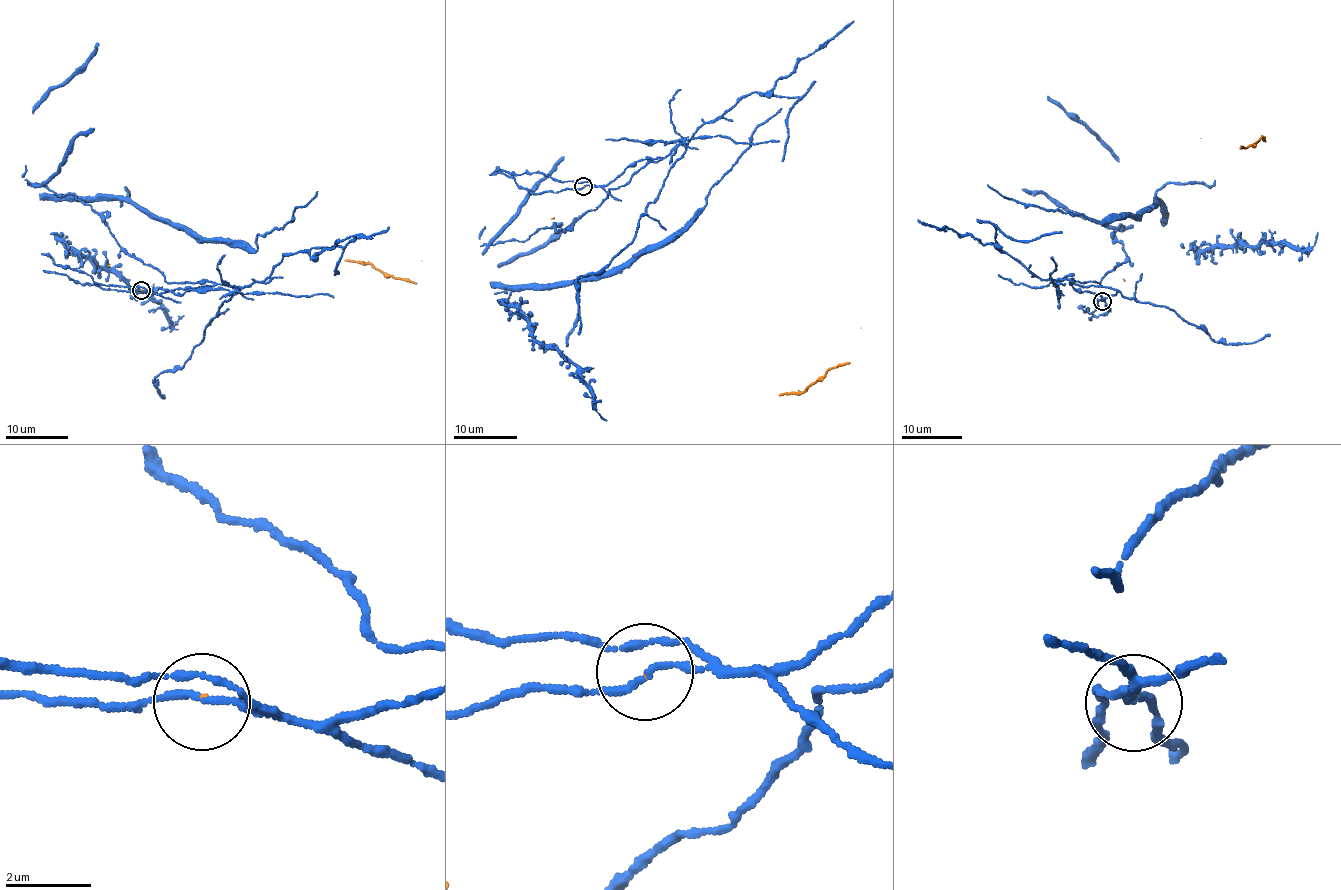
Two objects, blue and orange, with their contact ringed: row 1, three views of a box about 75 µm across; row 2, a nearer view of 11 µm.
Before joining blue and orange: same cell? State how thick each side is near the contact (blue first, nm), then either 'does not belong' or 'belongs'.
140 nm thick on the blue side, 40 nm on the other; does not belong

